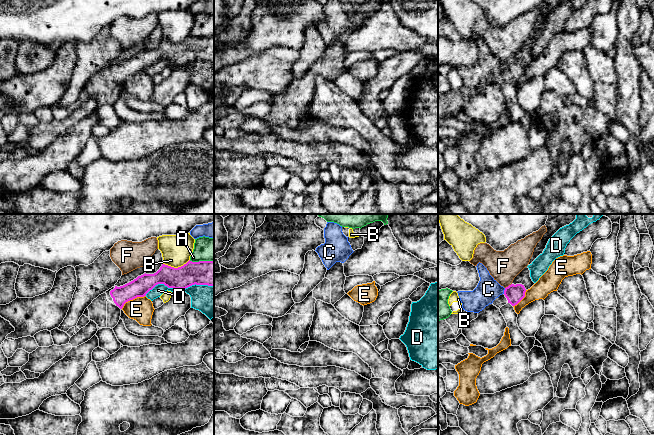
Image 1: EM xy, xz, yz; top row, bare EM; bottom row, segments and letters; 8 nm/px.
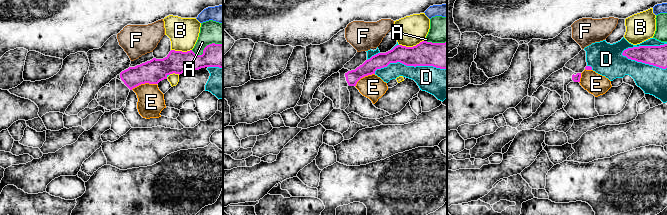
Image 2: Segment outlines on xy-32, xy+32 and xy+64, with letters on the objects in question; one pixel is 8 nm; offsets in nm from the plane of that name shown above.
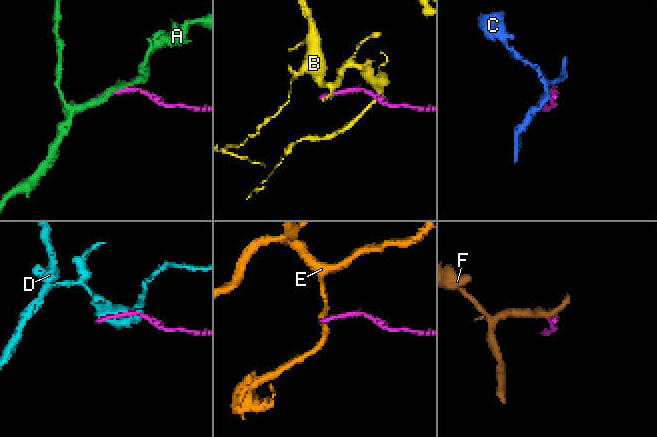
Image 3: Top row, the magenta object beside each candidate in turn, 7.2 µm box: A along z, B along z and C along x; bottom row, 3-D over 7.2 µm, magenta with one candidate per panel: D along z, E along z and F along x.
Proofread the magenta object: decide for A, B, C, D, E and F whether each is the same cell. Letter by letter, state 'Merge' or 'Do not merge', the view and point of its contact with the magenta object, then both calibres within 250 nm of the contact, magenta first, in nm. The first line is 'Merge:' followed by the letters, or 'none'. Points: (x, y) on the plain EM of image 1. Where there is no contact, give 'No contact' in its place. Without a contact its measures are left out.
Merge: none
A: Do not merge. Touches magenta at xy (201, 37). Thickness 200 nm (magenta) against 190 nm
B: Do not merge. Touches magenta at xy (176, 44). Thickness 190 nm (magenta) against 240 nm
C: Do not merge. Touches magenta at yz (504, 67). Thickness 140 nm (magenta) against 190 nm
D: Do not merge. Touches magenta at xy (179, 64). Thickness 190 nm (magenta) against 220 nm
E: Do not merge. Touches magenta at xy (132, 75). Thickness 160 nm (magenta) against 200 nm
F: Do not merge. Touches magenta at yz (509, 61). Thickness 140 nm (magenta) against 240 nm

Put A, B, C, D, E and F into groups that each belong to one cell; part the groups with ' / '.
A / B / C / D / E / F

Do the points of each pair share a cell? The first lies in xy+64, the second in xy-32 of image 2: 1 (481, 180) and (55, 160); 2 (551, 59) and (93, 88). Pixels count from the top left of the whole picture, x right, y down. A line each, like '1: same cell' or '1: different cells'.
1: same cell
2: same cell

